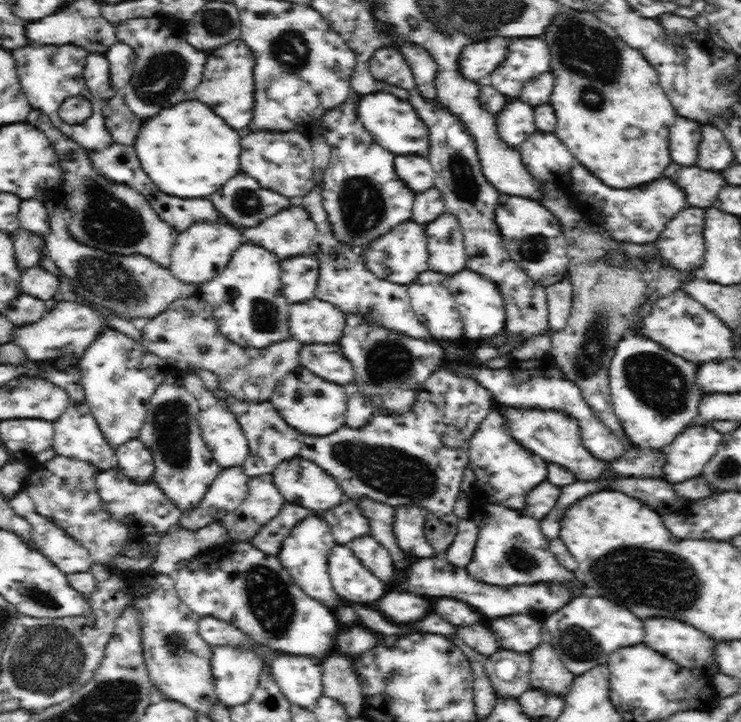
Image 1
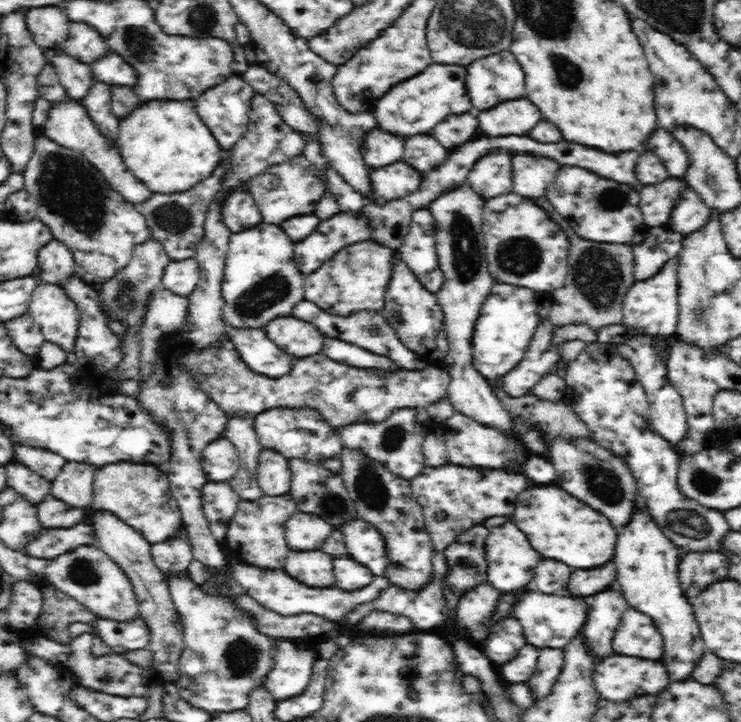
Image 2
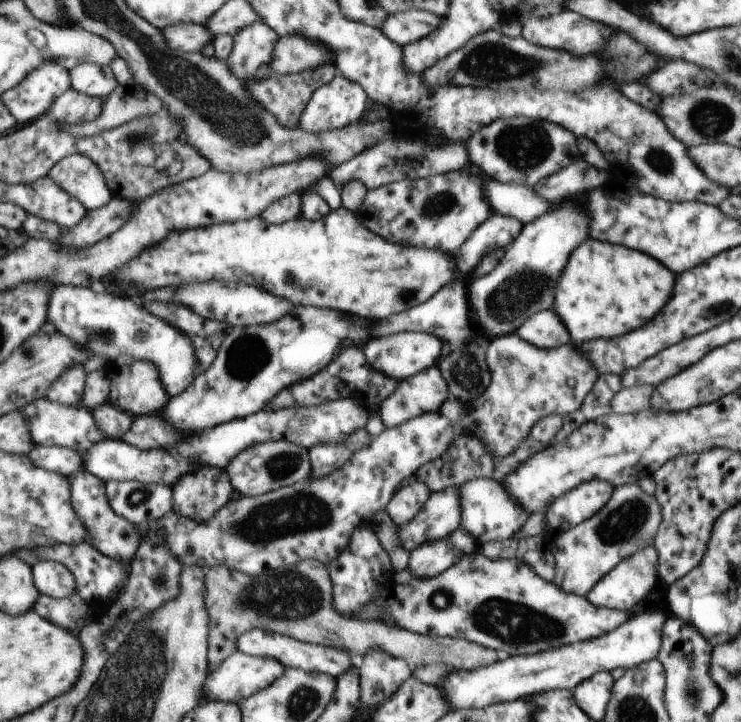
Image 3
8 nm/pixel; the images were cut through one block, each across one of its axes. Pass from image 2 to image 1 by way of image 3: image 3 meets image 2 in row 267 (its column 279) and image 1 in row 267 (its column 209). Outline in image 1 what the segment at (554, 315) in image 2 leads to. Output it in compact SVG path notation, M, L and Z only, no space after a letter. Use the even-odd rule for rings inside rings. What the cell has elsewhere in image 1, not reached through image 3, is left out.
M557 183L542 184L541 204L558 219L569 244L569 269L567 279L572 285L572 313L564 330L550 334L549 356L565 378L581 390L586 404L622 443L628 445L621 423L617 419L609 388L611 358L618 342L628 335L639 323L650 317L654 304L660 297L682 289L688 275L664 263L655 243L638 245L617 242L604 237L592 226L586 226L584 218L574 212L568 200L555 188ZM607 255L626 255L629 265L612 265Z

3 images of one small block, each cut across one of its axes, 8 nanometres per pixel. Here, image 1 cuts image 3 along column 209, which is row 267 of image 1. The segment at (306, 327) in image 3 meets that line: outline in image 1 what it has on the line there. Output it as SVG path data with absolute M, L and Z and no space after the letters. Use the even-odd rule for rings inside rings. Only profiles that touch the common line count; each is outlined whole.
M406 222L394 226L388 233L376 238L365 248L360 247L358 256L362 256L365 269L371 272L378 280L386 280L394 284L408 284L414 278L427 270L428 250L425 235L425 226L414 222Z

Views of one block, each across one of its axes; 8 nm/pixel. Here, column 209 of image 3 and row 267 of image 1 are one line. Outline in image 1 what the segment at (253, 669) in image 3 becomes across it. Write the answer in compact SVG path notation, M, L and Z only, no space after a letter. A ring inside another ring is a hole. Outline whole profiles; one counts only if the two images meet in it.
M687 207L668 222L655 243L662 259L685 274L699 273L705 258L705 214L700 207Z

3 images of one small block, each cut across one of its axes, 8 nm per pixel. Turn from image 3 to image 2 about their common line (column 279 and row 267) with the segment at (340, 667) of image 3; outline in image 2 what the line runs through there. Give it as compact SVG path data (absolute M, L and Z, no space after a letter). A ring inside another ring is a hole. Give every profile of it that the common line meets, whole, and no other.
M668 224L650 228L649 236L650 238L646 237L646 241L642 244L632 246L635 257L634 278L636 281L645 281L658 274L666 266L666 262L677 257L682 250L682 242L685 240L682 233L676 232Z

